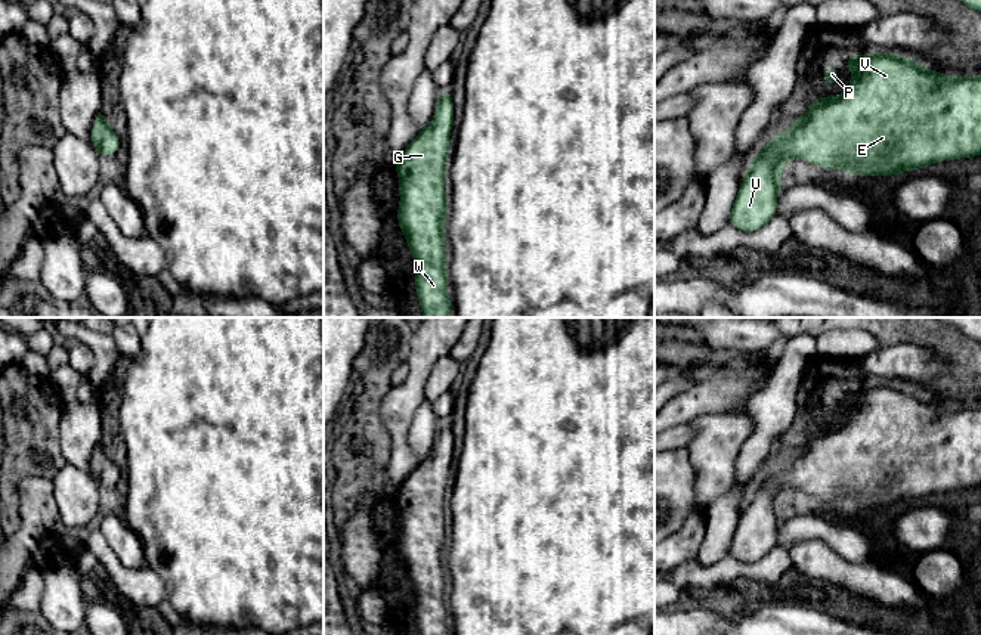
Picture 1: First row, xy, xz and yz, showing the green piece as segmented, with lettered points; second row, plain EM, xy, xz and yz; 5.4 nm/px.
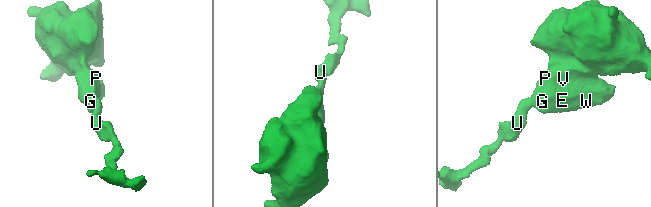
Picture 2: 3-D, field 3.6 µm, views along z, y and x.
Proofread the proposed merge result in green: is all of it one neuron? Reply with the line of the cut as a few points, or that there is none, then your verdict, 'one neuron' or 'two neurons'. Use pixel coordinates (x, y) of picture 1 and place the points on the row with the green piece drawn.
no cut | one neuron

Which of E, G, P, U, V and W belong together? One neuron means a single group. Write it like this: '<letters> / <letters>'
E G P U V W

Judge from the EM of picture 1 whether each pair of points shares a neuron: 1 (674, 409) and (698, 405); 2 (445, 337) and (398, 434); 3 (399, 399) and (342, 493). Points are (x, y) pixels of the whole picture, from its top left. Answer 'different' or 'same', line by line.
1: same
2: same
3: different

